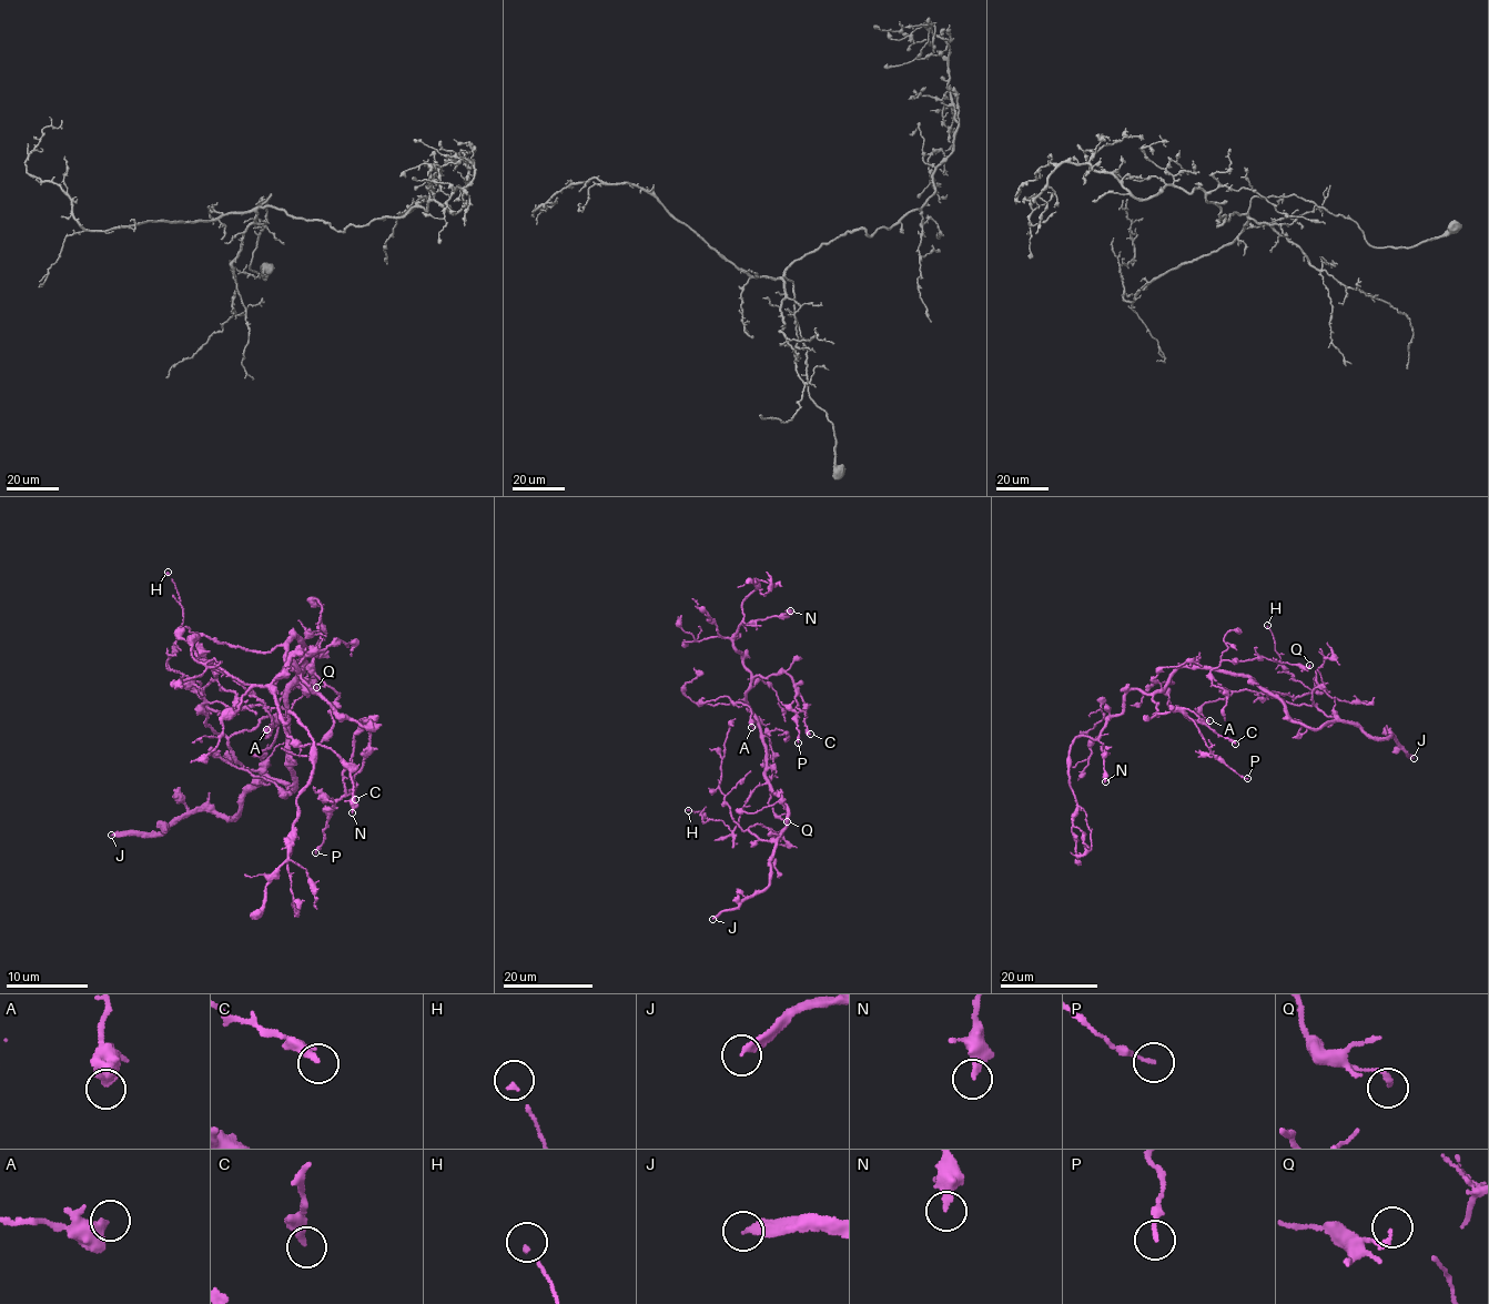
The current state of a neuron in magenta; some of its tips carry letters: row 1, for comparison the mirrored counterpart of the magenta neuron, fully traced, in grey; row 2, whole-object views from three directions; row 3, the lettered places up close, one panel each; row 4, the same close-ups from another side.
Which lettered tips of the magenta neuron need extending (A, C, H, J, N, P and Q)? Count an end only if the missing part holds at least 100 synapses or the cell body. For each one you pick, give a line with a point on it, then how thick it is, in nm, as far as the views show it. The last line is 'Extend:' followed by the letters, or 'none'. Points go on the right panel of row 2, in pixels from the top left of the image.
J: Place: (1414, 758). Thickness 280 nm
Extend: J

